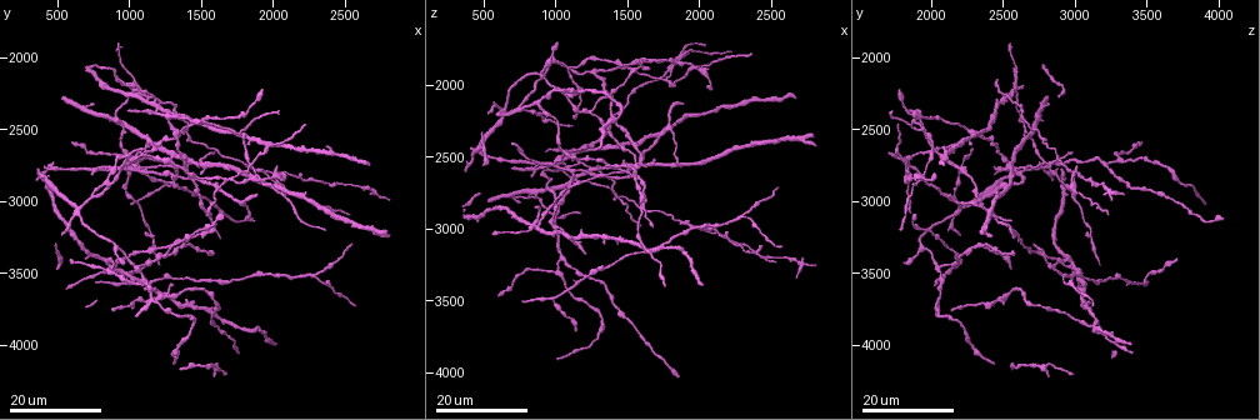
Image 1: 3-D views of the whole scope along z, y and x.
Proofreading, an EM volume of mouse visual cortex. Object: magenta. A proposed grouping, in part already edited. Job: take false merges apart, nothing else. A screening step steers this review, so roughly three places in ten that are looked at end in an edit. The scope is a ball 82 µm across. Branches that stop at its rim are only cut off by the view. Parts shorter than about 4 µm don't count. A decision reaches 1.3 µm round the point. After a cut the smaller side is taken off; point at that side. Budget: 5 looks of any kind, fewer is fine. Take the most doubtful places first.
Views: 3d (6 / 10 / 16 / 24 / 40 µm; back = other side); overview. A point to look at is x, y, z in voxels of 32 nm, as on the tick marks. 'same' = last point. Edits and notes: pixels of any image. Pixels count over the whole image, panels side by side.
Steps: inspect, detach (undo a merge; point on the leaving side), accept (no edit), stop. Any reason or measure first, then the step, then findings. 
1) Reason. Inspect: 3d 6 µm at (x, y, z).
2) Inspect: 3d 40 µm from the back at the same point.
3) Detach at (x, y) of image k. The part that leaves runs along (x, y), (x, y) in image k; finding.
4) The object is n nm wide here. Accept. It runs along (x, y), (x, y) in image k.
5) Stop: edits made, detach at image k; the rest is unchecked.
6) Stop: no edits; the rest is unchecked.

Three arms meet. Inspect: 3d 24 µm at (1800, 3020, 2280).

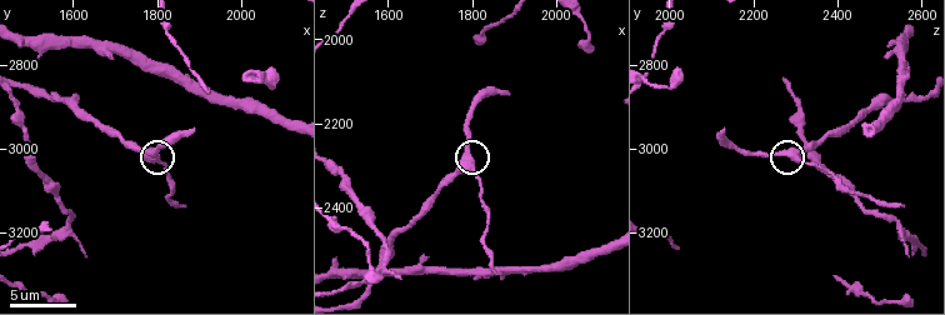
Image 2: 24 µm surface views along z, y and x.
Inspect: 3d 6 µm at (1795, 3015, 2280).

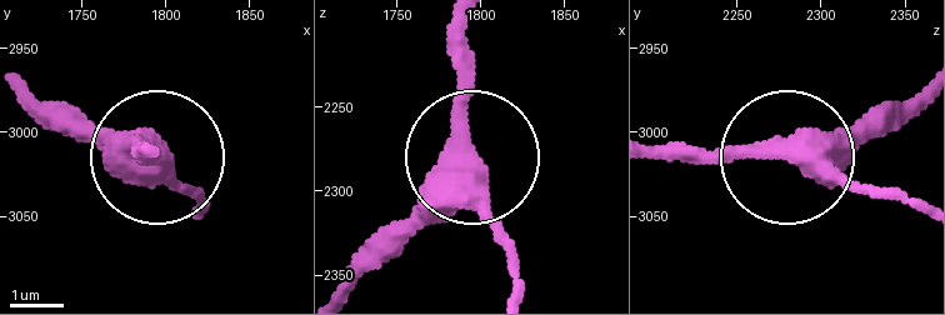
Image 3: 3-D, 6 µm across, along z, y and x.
3 arms meet here. Accept. All the same neuron.

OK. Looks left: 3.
Branch point. Inspect: 3d 24 µm at (2300, 3520, 2900).

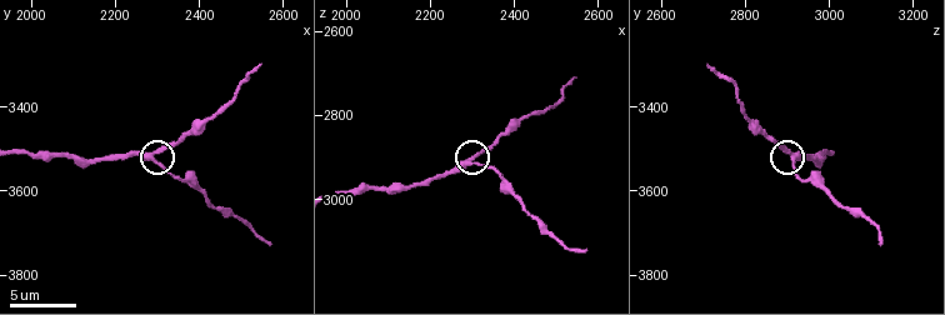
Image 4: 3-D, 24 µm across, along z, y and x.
Inspect: 3d 6 µm at (2285, 3510, 2910).

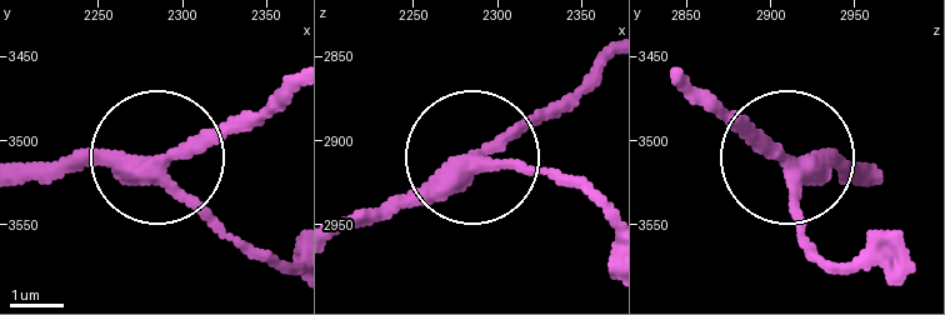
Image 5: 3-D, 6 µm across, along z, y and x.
The object is 300 nm wide here. Accept. It runs along (24, 171), (131, 168), (226, 135), (275, 91) in image 5; continuous, no second neuron.

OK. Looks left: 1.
Stop: no edits; the rest is unchecked.

